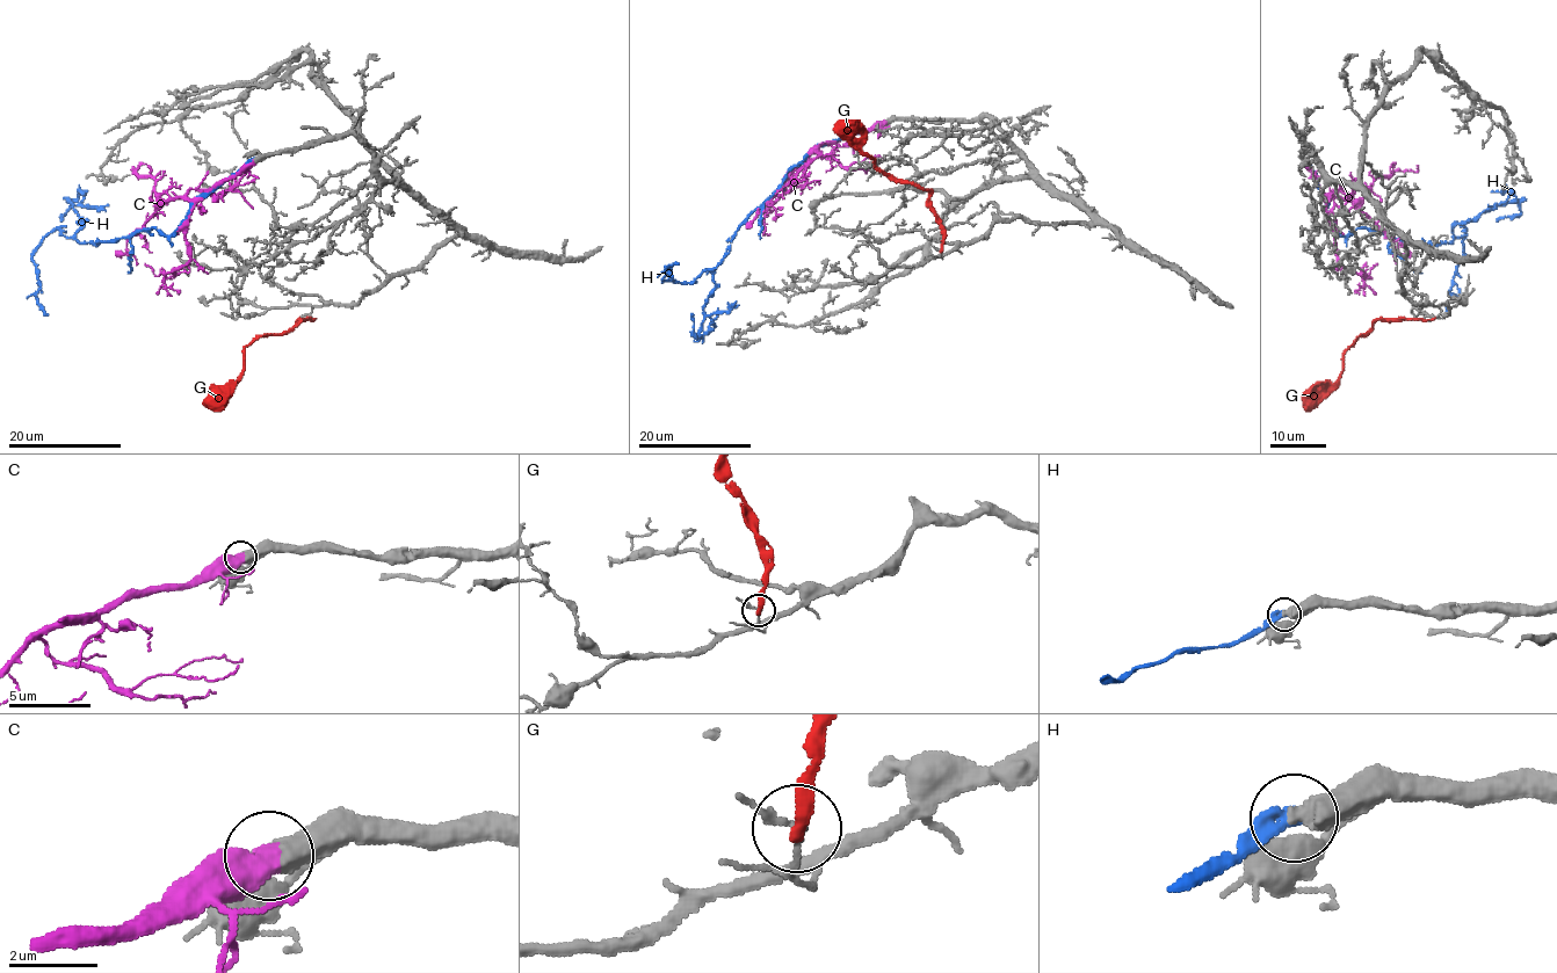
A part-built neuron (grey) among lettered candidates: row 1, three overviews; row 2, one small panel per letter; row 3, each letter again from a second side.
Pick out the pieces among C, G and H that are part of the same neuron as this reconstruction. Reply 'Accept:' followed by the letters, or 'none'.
Accept: C

